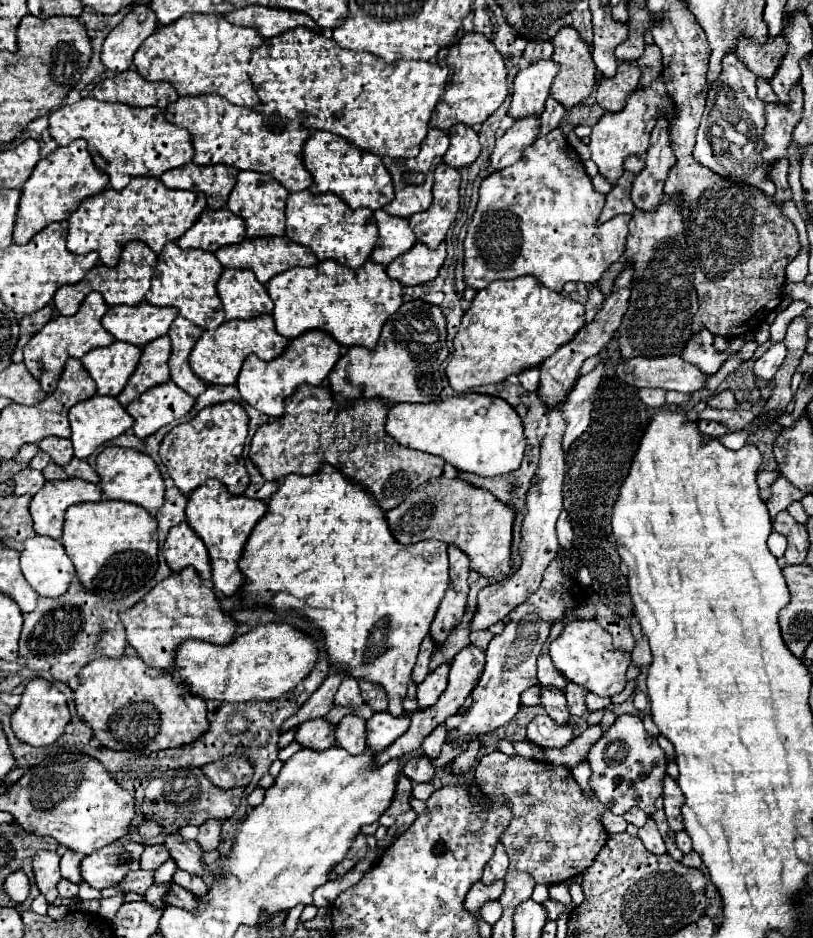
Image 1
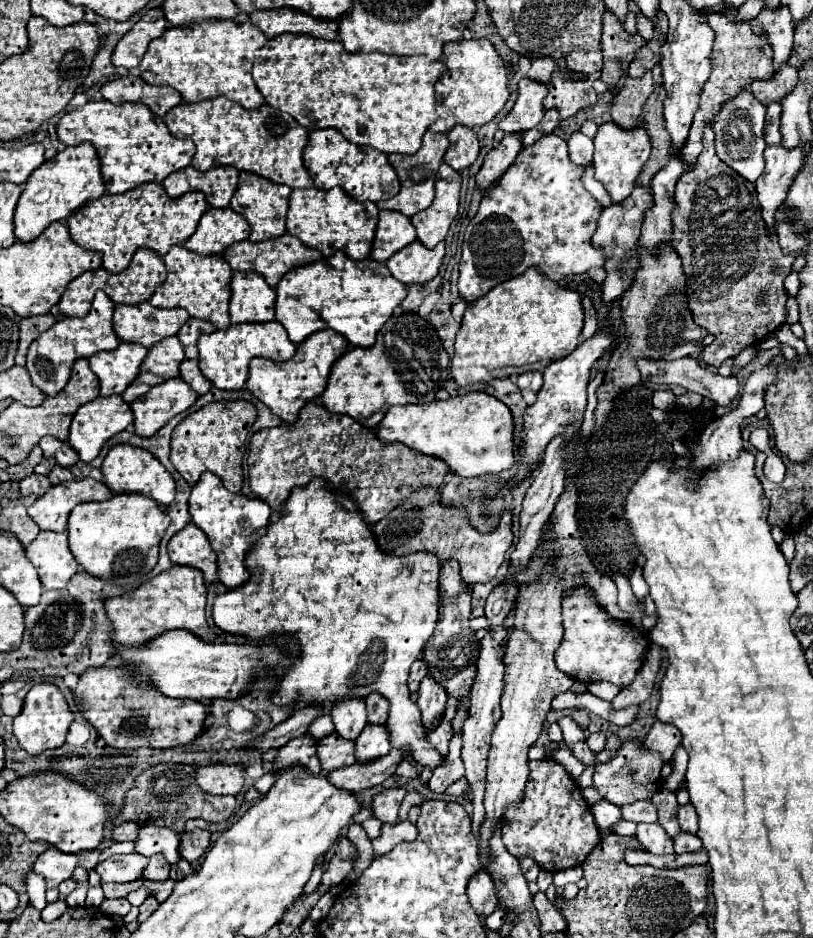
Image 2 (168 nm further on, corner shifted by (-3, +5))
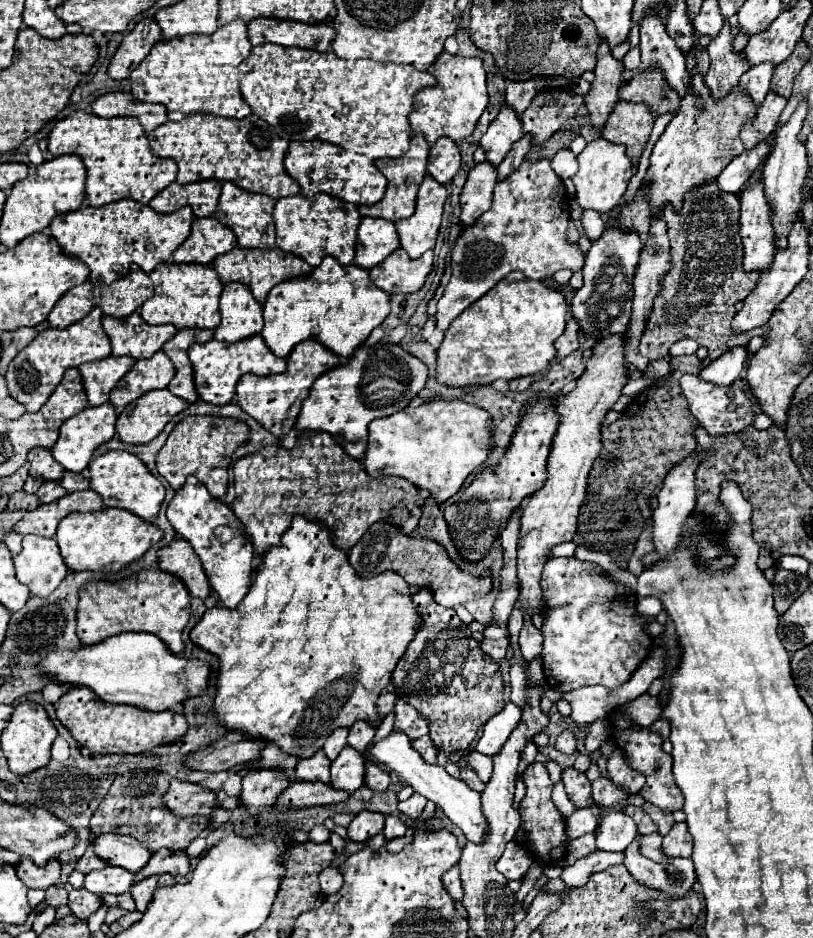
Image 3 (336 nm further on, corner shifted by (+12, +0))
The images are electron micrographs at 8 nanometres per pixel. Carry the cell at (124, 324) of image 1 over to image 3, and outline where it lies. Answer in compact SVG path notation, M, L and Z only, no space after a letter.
M132 314L128 318L102 318L104 332L110 338L112 344L112 356L132 356L136 360L140 358L152 358L164 342L168 342L176 328L172 324L162 326L150 326L142 320L140 314Z

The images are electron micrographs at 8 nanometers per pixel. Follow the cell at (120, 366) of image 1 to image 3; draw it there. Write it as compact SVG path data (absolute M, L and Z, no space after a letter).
M108 356L98 362L82 364L78 370L84 380L84 390L90 406L100 406L108 402L110 390L124 378L124 374L134 366L134 358L114 358Z

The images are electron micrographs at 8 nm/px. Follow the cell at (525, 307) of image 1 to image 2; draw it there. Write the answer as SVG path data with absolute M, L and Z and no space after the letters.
M531 267L523 275L499 283L495 289L491 289L491 293L467 305L463 315L463 325L457 331L457 339L455 339L451 375L459 387L465 387L473 381L489 381L491 373L499 367L521 367L539 361L541 365L547 365L551 359L569 355L579 345L581 329L583 329L581 295L577 291L559 287L555 281L547 279L539 269Z

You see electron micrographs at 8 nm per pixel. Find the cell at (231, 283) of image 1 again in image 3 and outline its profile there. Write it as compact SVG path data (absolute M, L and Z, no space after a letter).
M238 282L224 286L220 296L220 316L222 322L214 330L214 338L222 342L240 342L260 334L264 328L262 306L252 298L252 292Z

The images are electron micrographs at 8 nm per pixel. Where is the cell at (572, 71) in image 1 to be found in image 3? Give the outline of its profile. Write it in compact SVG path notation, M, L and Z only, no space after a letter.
M538 92L528 110L520 116L524 134L532 136L532 144L548 140L554 132L558 132L564 126L568 118L576 114L582 102L584 98L572 92Z

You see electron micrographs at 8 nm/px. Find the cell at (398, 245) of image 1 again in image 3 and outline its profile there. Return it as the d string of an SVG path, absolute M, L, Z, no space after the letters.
M362 218L358 228L354 264L370 270L380 264L386 256L390 256L398 246L398 234L390 220Z

